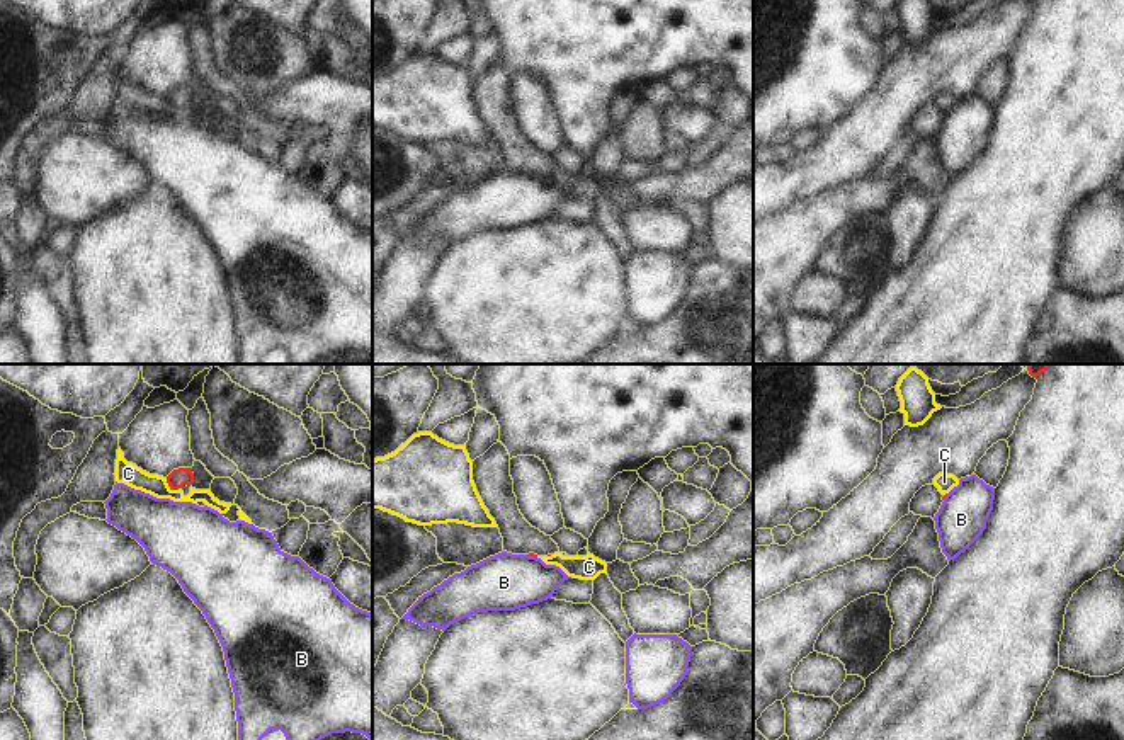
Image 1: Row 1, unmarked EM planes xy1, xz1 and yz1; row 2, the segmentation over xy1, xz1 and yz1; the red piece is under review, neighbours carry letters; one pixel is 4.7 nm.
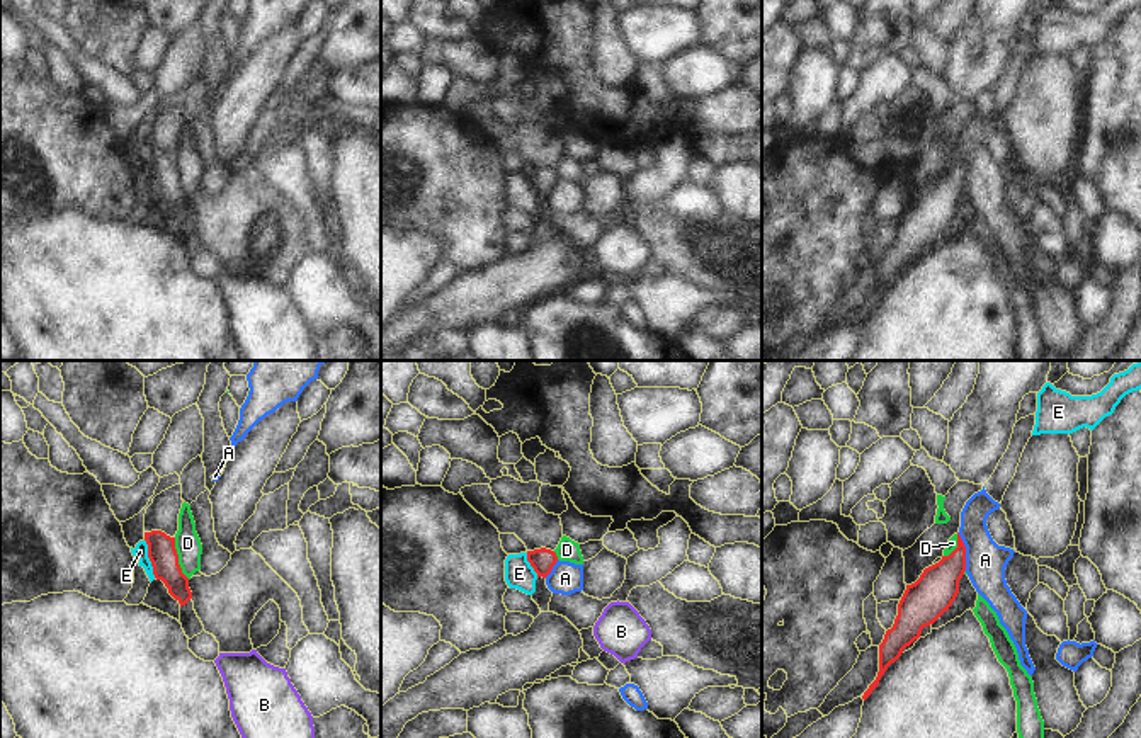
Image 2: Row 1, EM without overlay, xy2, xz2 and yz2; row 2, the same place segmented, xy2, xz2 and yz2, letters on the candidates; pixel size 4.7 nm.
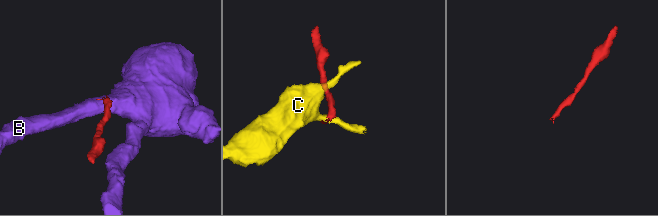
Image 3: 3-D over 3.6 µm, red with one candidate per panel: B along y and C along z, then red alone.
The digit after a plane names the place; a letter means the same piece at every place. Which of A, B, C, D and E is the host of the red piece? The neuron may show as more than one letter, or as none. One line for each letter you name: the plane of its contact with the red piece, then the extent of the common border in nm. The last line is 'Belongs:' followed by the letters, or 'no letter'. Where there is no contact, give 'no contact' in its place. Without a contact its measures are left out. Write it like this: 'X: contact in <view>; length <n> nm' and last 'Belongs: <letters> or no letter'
Belongs: no letter

